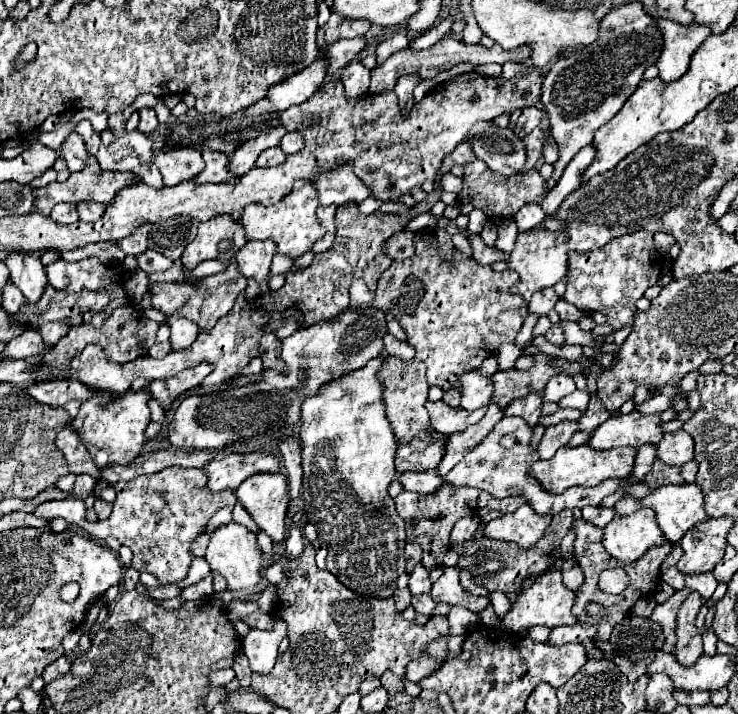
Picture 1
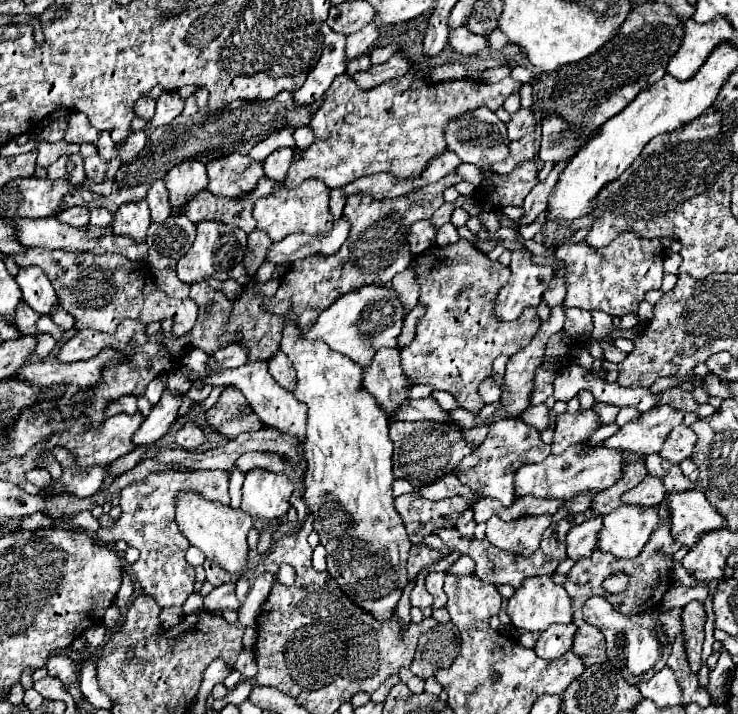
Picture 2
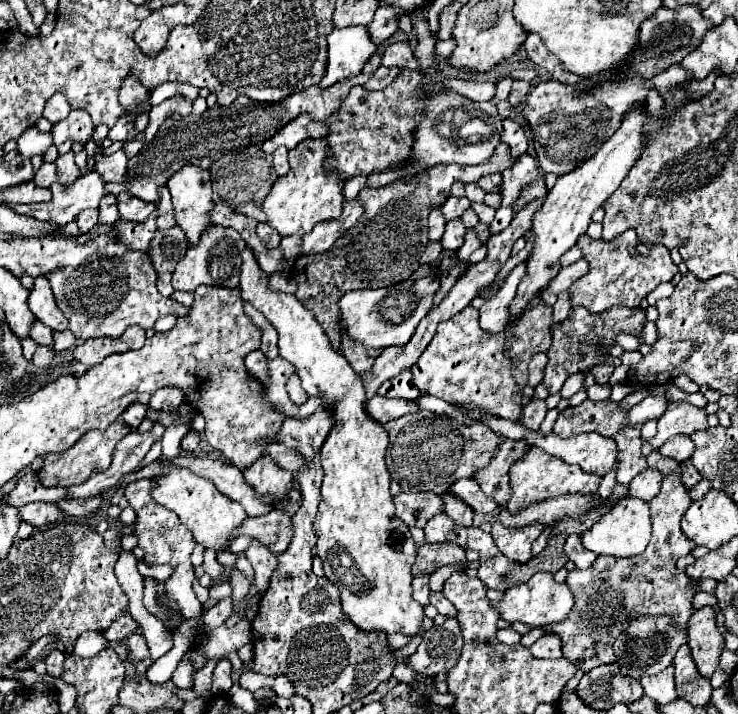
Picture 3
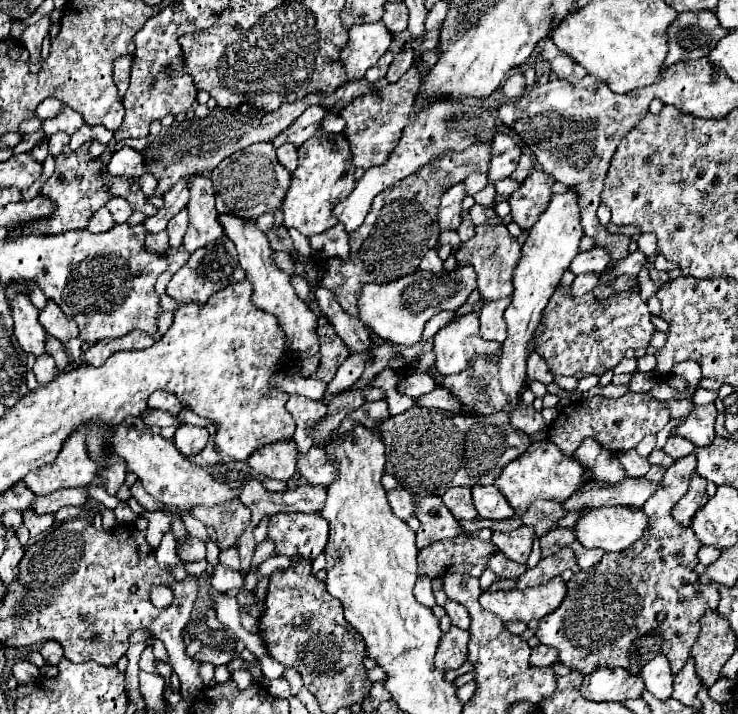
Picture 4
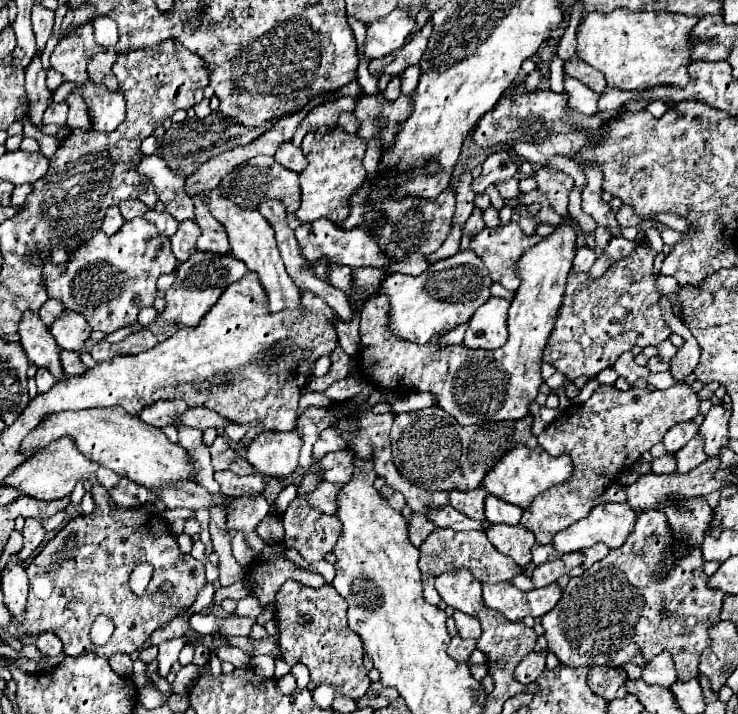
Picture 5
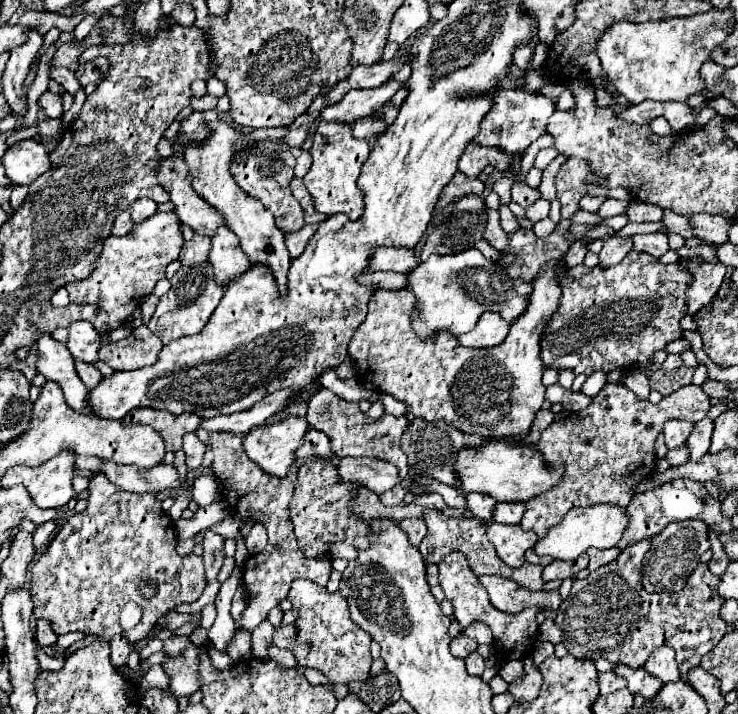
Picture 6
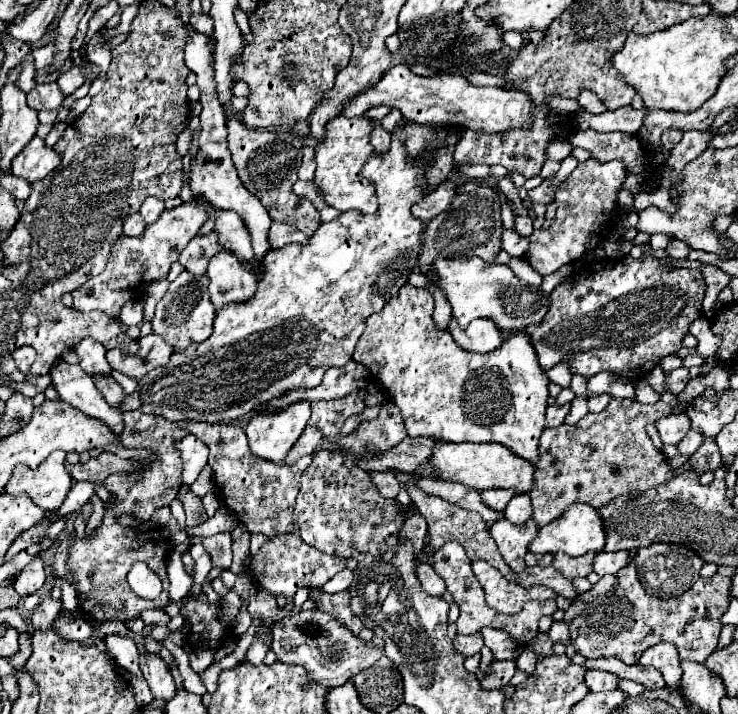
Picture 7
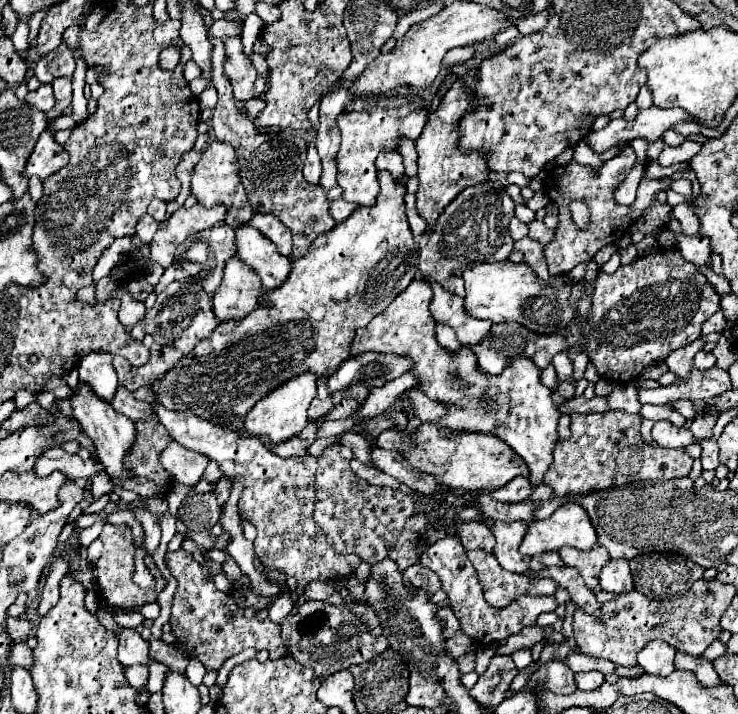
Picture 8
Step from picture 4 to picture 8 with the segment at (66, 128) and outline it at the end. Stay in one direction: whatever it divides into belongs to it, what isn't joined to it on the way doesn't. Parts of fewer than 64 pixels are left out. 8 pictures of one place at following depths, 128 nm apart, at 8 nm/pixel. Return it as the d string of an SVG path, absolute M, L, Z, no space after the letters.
M42 84L36 92L28 92L26 102L36 106L42 112L48 112L54 106L54 94L52 94L52 86L50 84Z

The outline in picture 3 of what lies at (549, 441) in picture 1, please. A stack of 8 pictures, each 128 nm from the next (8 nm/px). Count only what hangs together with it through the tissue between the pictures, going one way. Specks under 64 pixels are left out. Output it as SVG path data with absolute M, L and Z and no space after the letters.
M584 400L578 406L570 406L560 412L554 432L558 436L582 434L582 432L598 432L602 436L612 438L618 434L622 426L630 426L628 412L624 412L618 402L592 402Z

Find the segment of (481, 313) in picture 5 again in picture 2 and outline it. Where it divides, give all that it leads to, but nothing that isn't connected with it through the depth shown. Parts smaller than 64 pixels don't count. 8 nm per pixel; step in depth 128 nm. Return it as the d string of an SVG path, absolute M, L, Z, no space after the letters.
M528 250L512 252L510 272L510 280L500 288L494 306L494 316L502 322L512 322L524 308L538 306L544 290L554 276L554 270L550 266L534 264Z

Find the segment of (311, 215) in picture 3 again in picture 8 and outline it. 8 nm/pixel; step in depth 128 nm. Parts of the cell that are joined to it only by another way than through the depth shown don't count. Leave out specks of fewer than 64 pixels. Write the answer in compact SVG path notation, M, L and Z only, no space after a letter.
M382 96L378 104L372 110L362 110L362 112L348 112L338 116L338 128L342 132L342 144L338 152L338 186L344 190L344 200L356 202L358 206L374 206L376 196L380 190L378 184L378 170L376 170L376 158L382 150L398 150L400 140L406 136L408 140L418 140L422 134L426 122L428 122L428 104L420 96Z

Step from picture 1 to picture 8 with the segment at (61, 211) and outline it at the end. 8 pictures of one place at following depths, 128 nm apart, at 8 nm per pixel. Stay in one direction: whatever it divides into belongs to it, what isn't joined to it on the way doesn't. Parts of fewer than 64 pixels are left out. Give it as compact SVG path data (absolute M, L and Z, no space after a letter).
M144 216L140 222L138 222L138 226L136 226L136 236L142 240L142 242L150 242L152 238L154 238L154 232L158 230L158 222L152 218L152 216Z

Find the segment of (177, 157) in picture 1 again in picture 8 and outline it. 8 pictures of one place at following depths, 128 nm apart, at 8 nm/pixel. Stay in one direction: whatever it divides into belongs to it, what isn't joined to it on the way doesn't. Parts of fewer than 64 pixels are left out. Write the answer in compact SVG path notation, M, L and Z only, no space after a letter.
M234 258L224 268L224 278L212 300L212 310L218 322L242 320L258 306L262 282L256 272Z

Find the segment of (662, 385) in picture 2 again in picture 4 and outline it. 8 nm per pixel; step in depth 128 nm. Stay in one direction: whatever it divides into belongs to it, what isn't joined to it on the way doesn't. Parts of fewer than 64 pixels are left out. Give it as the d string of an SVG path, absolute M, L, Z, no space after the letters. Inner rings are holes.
M684 361L676 364L673 369L675 375L681 376L686 380L686 387L694 391L699 386L698 383L702 378L701 368L697 362L694 361ZM714 404L696 406L696 410L686 418L686 422L674 428L674 434L692 440L694 446L710 446L716 436L714 430L716 418L718 418L718 410Z

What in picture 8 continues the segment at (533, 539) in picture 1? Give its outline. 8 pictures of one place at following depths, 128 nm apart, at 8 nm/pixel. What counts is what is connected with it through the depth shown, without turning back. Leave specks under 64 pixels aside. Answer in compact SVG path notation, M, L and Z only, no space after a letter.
M494 522L492 524L492 534L496 538L496 544L492 548L494 558L504 570L524 574L528 572L530 562L518 552L518 546L526 534L526 524L522 522Z

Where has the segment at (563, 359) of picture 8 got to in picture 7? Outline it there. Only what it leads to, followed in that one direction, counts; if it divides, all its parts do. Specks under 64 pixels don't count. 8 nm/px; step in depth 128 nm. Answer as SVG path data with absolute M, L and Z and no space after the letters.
M556 364L554 368L550 368L548 372L548 378L556 384L560 384L562 388L568 388L570 386L570 380L572 380L572 372L568 368L568 364Z

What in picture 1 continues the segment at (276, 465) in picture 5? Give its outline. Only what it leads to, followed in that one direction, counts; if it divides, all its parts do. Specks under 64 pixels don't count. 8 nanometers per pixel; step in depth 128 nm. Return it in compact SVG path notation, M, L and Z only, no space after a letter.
M254 474L238 486L236 496L262 532L276 542L284 540L286 508L290 502L284 474Z

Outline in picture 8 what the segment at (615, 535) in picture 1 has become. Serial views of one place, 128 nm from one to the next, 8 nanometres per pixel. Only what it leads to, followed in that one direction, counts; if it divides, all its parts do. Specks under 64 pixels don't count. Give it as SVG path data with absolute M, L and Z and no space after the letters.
M574 502L562 504L550 518L546 520L534 520L528 524L526 536L520 544L520 552L534 556L534 554L544 554L544 552L552 552L552 550L560 550L562 546L574 546L578 550L588 550L594 548L598 544L596 540L596 530L590 524L590 518L586 514L586 510Z

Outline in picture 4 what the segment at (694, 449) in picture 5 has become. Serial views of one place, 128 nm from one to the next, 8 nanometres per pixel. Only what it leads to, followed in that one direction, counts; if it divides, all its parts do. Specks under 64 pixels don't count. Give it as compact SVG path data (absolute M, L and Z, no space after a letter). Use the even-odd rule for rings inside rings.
M694 452L690 456L678 458L666 470L662 488L654 496L650 496L650 500L642 506L644 514L648 516L648 526L646 526L646 532L642 534L642 540L636 540L634 544L630 544L630 548L626 548L622 552L604 554L602 560L598 564L594 564L594 568L574 574L572 580L566 584L568 586L566 600L562 600L562 604L554 610L554 614L546 616L546 620L540 620L540 624L536 628L536 636L540 638L542 644L558 650L558 660L564 666L580 670L582 674L590 674L598 666L610 666L610 668L622 666L622 668L630 668L632 674L638 674L642 664L630 662L630 650L640 636L658 632L664 638L660 652L666 654L666 658L672 666L672 672L676 674L684 668L686 660L690 658L690 648L694 646L694 642L698 640L698 634L700 634L700 618L708 610L716 610L718 600L720 600L718 584L708 584L708 586L704 586L704 594L700 592L698 572L694 572L694 568L698 564L696 552L702 546L702 542L696 540L692 528L678 524L670 514L674 504L688 492L690 476L694 472L696 472ZM660 610L666 612L664 622L656 622L656 614Z

